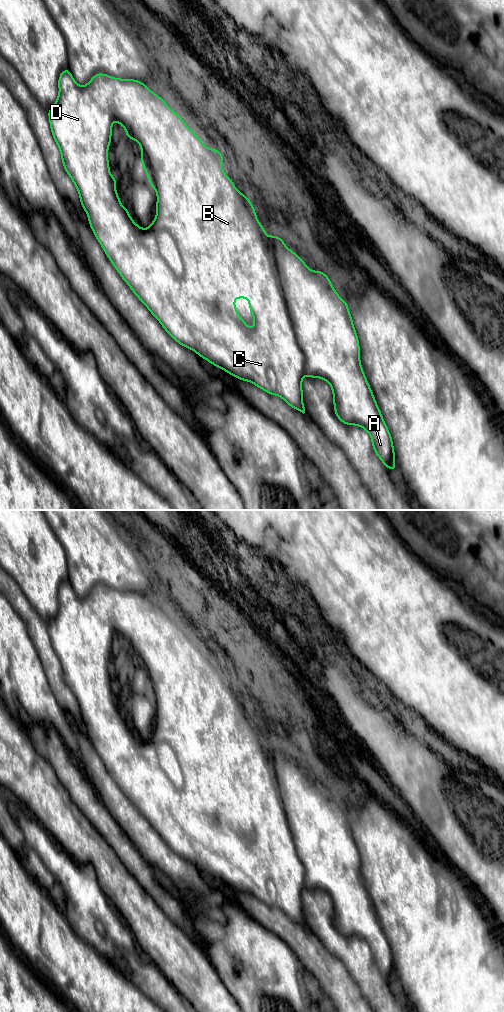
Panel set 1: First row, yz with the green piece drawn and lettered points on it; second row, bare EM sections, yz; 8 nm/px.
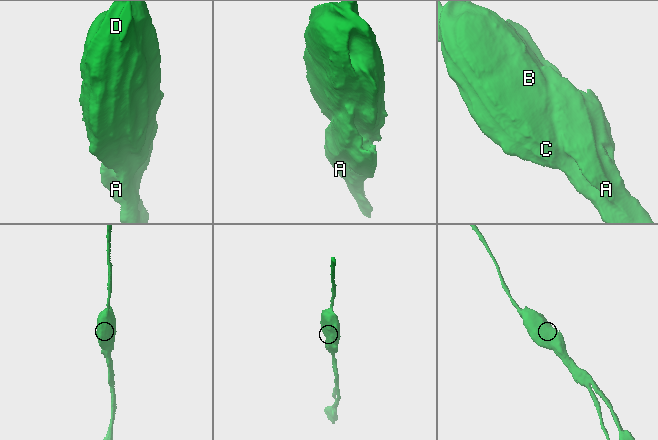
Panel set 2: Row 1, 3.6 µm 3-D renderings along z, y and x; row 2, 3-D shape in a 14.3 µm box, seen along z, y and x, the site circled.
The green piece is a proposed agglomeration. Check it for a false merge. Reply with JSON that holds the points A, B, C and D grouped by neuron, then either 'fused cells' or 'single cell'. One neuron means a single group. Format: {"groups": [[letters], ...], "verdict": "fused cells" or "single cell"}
{"groups": [["A"], ["B", "C", "D"]], "verdict": "fused cells"}

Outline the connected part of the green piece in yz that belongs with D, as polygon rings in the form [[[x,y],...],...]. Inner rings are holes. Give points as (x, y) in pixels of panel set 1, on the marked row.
[[[66,68],[59,75],[58,87],[57,100],[48,110],[51,133],[60,150],[64,170],[70,176],[79,193],[80,203],[88,216],[90,227],[122,279],[159,321],[170,337],[181,346],[193,350],[201,358],[206,359],[209,363],[226,371],[228,374],[242,381],[249,381],[270,395],[281,397],[294,410],[298,410],[304,414],[305,407],[302,390],[302,379],[305,376],[304,354],[298,344],[291,316],[288,312],[275,255],[265,229],[256,216],[253,204],[245,194],[236,189],[233,181],[223,171],[221,167],[224,160],[223,154],[217,148],[209,149],[187,126],[182,118],[161,97],[152,92],[144,82],[136,79],[114,78],[104,73],[96,73],[85,86],[79,86],[70,70]],[[114,119],[125,129],[127,139],[135,140],[141,146],[140,161],[142,162],[148,181],[157,194],[156,218],[147,229],[143,229],[137,225],[131,218],[128,208],[121,205],[119,195],[116,192],[116,177],[115,175],[110,175],[108,147],[112,144],[111,136]],[[236,298],[248,299],[249,310],[253,315],[253,324],[255,326],[252,331],[249,329],[247,323],[240,318],[240,314],[236,310],[234,303]]]

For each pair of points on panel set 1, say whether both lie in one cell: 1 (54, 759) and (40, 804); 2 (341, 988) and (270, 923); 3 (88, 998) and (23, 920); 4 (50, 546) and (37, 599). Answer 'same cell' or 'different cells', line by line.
1: different cells
2: same cell
3: same cell
4: same cell

